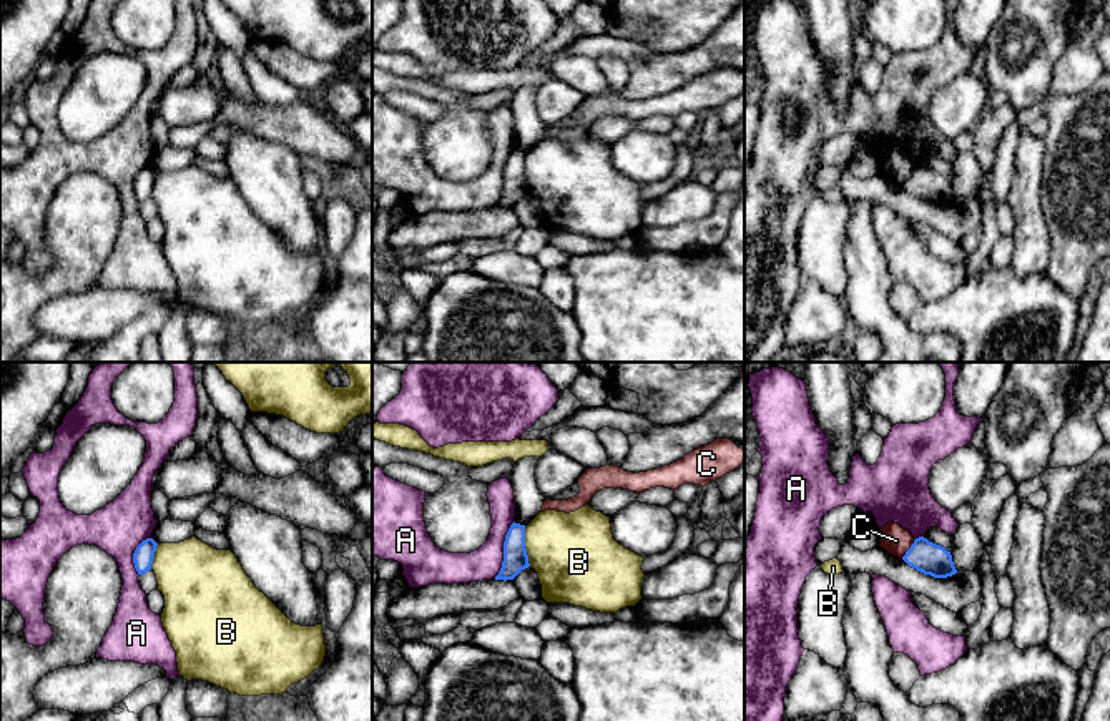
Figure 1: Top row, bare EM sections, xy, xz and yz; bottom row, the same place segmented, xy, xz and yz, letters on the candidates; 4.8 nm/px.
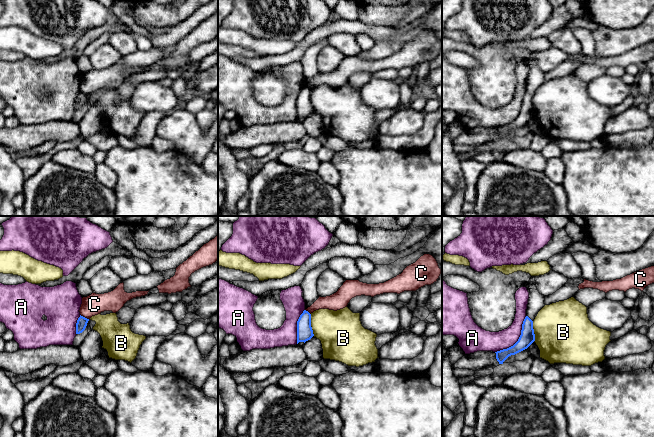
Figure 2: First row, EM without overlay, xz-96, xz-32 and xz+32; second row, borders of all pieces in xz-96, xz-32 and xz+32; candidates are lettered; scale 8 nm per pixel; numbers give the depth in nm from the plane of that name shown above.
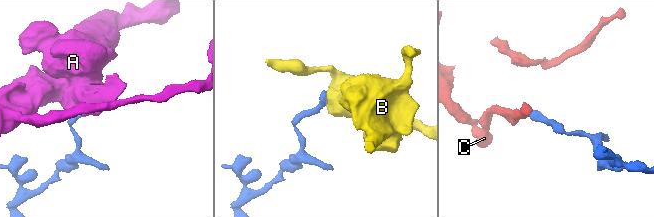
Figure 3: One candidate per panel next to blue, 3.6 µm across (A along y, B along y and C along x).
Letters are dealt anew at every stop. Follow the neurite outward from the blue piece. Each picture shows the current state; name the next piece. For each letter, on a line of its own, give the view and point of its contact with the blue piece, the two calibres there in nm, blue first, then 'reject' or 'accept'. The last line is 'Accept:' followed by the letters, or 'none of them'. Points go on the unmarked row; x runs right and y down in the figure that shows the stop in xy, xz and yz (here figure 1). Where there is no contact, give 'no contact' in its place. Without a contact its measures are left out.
A: contact xz (504, 178); calibres 120 and 160 nm; reject
B: contact xz (524, 175); calibres 120 and 400 nm; reject
C: contact yz (909, 176); calibres 160 and 140 nm; reject
Accept: none of them

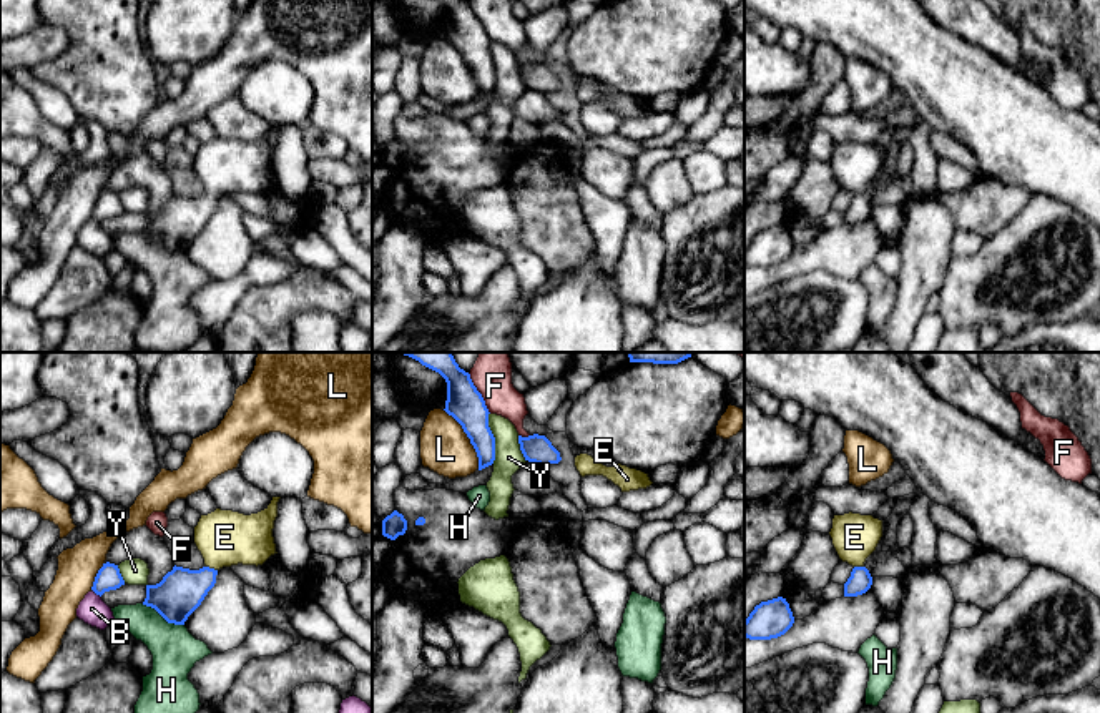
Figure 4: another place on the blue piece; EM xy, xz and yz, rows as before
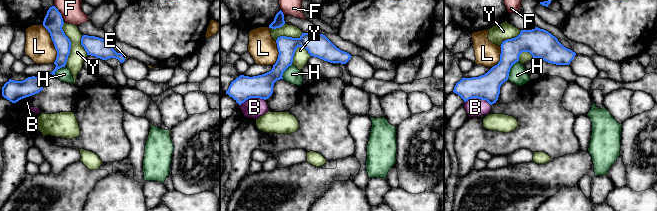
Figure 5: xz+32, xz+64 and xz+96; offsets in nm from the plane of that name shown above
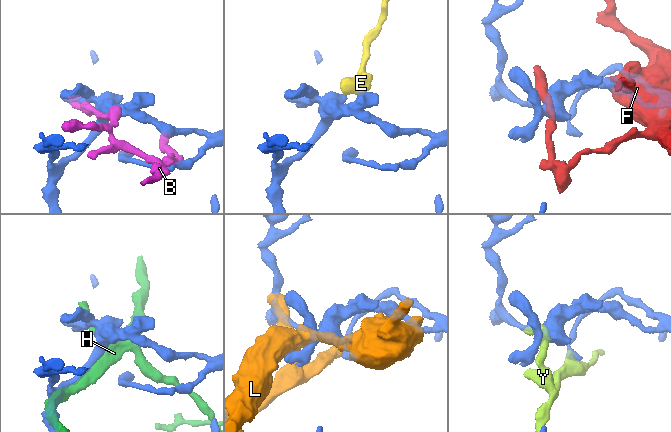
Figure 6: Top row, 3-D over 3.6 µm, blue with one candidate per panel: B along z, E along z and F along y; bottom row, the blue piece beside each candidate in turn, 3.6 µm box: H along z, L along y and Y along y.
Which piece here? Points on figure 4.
B: contact xy (97, 221); calibres 120 and 140 nm; reject
E: contact xy (211, 196); calibres 220 and 260 nm; accept
F: contact xz (479, 20); calibres 180 and 160 nm; reject
H: contact xy (163, 245); calibres 220 and 220 nm; reject
L: contact xz (469, 65); calibres 180 and 240 nm; reject
Y: contact xz (494, 65); calibres 180 and 140 nm; reject
Accept: E

